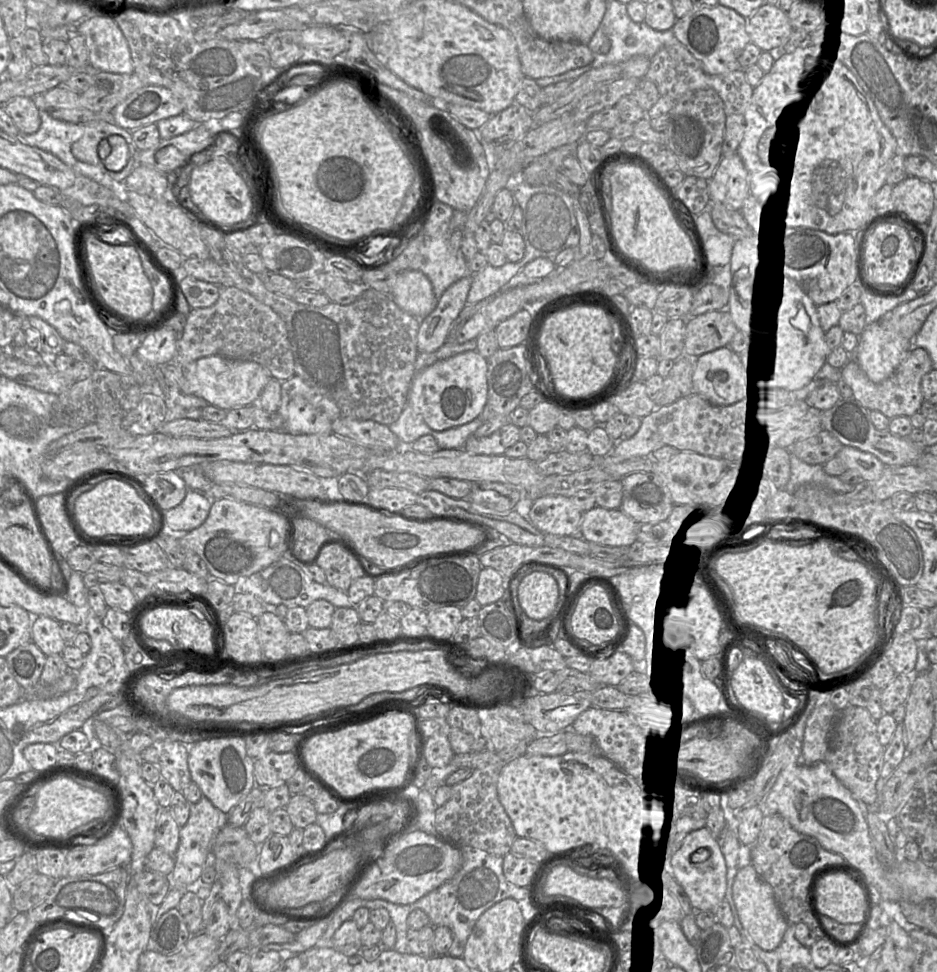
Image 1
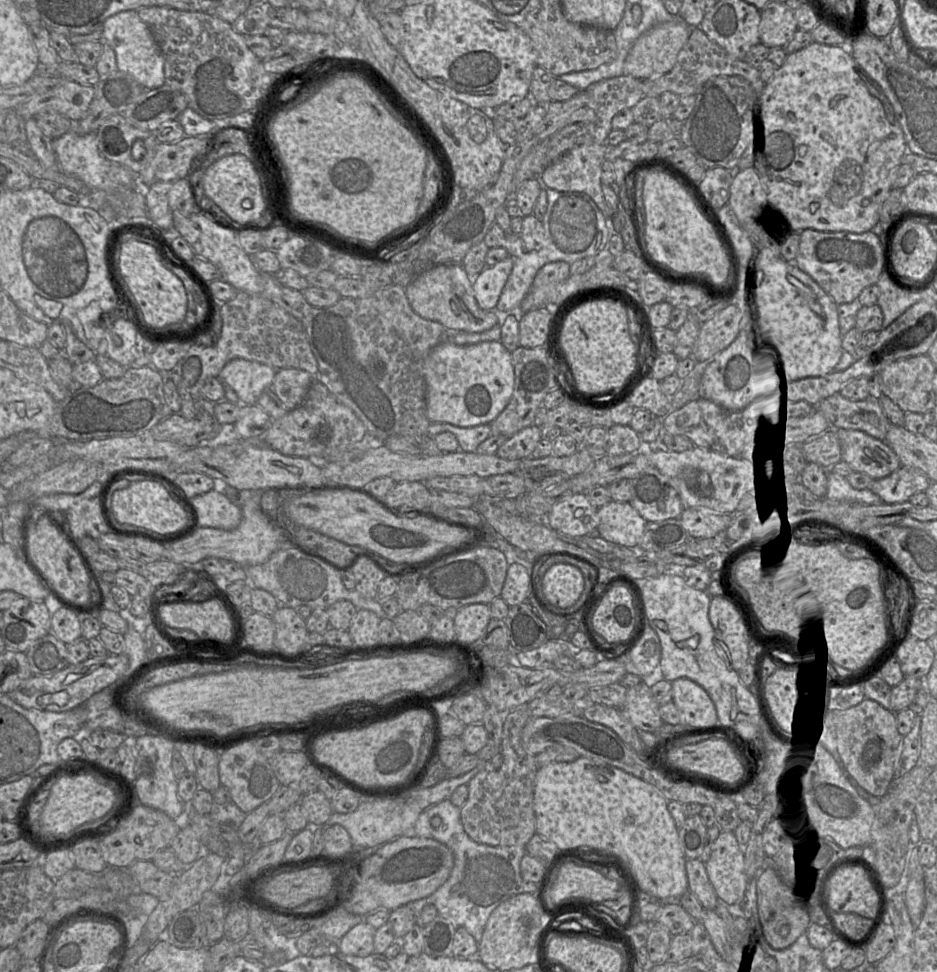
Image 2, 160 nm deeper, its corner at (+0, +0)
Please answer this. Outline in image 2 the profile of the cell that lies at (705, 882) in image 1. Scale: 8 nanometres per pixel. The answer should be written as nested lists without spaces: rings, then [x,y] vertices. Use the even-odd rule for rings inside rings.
[[[720,830],[705,870],[720,902],[733,905],[743,899],[747,888],[745,857],[733,831]]]

